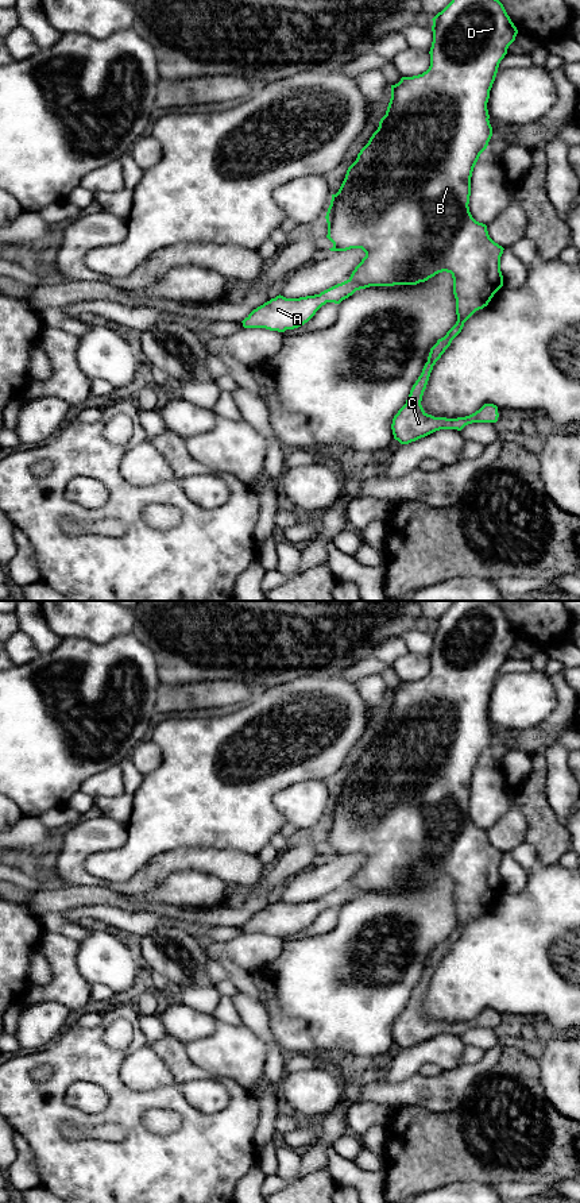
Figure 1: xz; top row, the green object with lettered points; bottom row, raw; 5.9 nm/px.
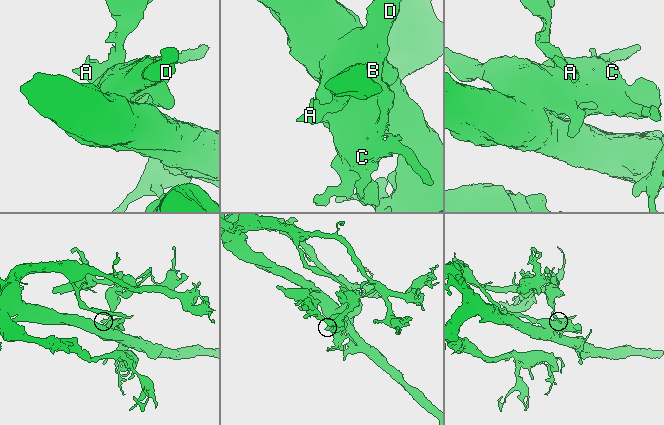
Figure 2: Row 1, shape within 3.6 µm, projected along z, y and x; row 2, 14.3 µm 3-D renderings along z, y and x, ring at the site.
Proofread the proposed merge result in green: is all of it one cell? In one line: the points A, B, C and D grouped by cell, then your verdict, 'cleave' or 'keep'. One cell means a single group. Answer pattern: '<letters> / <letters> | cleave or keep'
A / B C D | cleave

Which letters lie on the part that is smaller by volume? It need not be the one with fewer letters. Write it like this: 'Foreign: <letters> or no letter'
Foreign: A

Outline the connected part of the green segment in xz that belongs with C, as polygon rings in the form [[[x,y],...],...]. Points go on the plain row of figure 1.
[[[455,601],[432,625],[433,647],[429,656],[429,674],[418,680],[402,682],[398,689],[391,690],[386,720],[357,759],[356,766],[348,772],[339,797],[332,799],[325,821],[326,843],[333,848],[330,856],[361,853],[366,857],[349,882],[355,886],[356,895],[370,891],[417,890],[442,876],[451,878],[453,883],[457,926],[430,953],[428,967],[413,990],[406,1009],[393,1023],[393,1040],[401,1049],[409,1049],[440,1034],[461,1036],[472,1027],[496,1027],[499,1022],[498,1011],[494,1009],[484,1009],[465,1022],[434,1022],[424,1015],[421,1006],[436,967],[461,937],[464,928],[476,915],[487,911],[503,891],[500,861],[504,853],[490,843],[486,829],[472,822],[468,809],[473,772],[492,741],[487,714],[490,695],[499,668],[515,645],[518,635],[503,609],[494,601]]]

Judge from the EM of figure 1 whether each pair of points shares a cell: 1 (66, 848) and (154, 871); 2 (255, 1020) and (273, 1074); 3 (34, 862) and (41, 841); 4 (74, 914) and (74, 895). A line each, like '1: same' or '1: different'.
1: same
2: same
3: different
4: different

